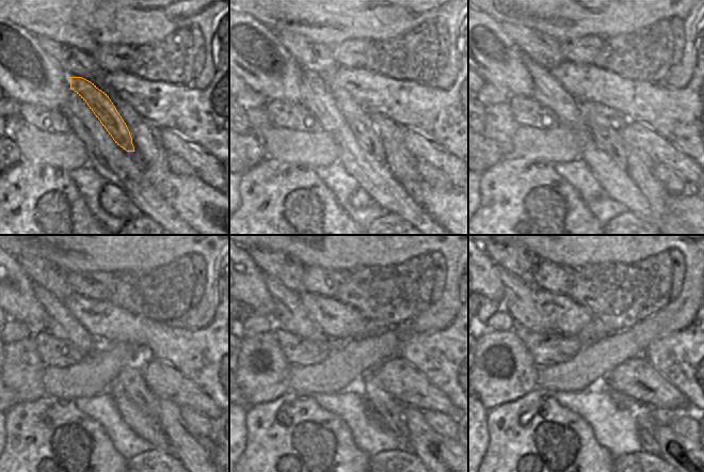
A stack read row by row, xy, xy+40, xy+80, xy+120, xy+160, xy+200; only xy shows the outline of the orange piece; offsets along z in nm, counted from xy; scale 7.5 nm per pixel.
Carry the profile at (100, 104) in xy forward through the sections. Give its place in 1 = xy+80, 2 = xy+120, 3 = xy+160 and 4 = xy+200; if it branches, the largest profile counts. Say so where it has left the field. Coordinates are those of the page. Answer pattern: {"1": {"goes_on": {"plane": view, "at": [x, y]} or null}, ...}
{"1": {"goes_on": {"plane": "xy+80", "at": [603, 124]}}, "2": {"goes_on": {"plane": "xy+120", "at": [130, 378]}}, "3": {"goes_on": {"plane": "xy+160", "at": [384, 406]}}, "4": {"goes_on": {"plane": "xy+200", "at": [649, 443]}}}

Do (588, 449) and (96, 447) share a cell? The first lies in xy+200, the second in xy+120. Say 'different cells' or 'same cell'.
same cell

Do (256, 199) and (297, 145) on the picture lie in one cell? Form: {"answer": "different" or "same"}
{"answer": "different"}

